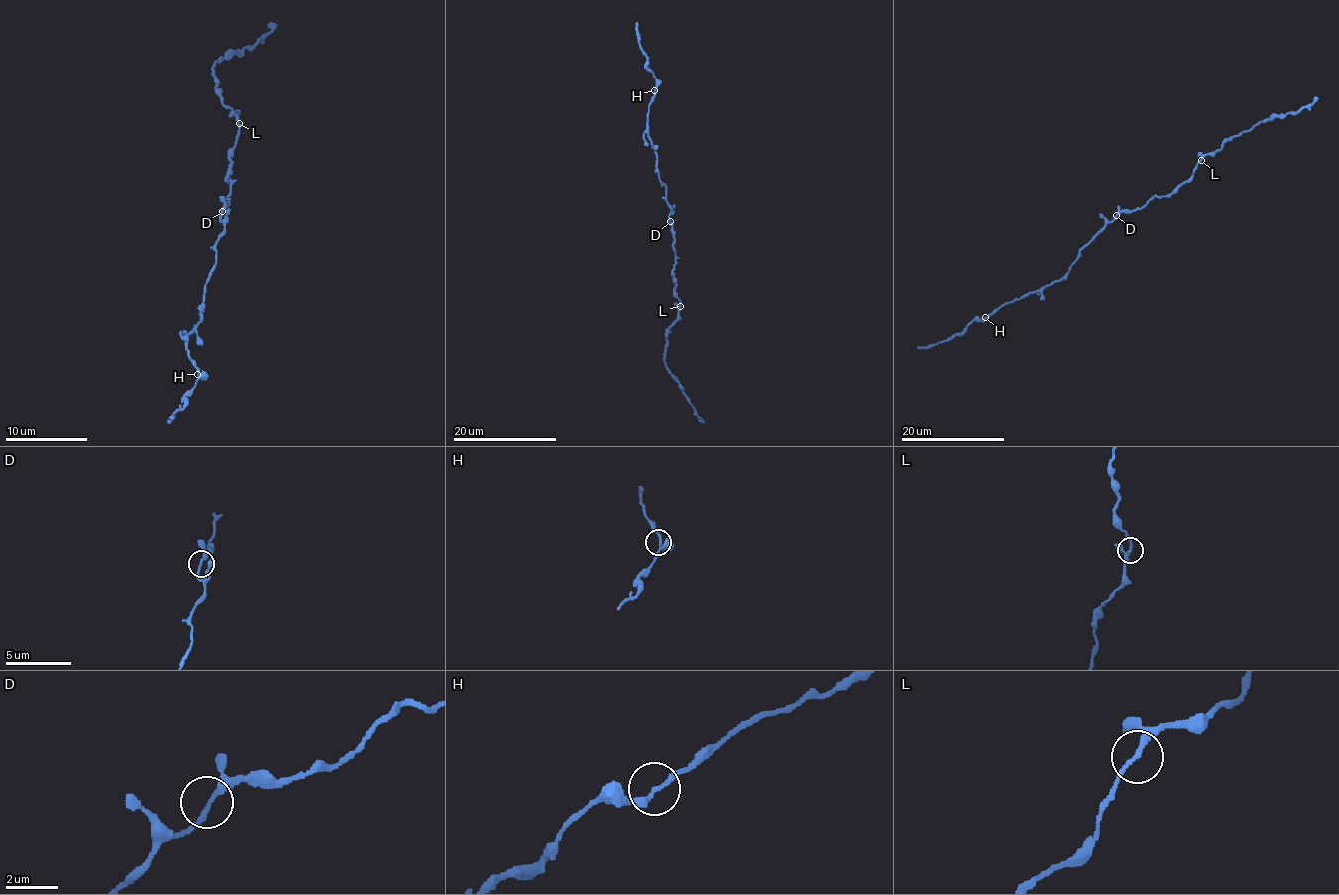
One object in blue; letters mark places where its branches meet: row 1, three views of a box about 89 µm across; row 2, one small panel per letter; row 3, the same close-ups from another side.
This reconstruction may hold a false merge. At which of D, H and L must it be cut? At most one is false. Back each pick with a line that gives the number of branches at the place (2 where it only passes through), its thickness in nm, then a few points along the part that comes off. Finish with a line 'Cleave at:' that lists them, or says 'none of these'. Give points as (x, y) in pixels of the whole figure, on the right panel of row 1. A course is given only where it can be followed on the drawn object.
Cleave at: none of these

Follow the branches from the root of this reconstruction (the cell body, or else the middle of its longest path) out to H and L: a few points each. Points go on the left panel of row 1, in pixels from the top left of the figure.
H: (222, 211), (224, 234), (216, 244), (216, 265), (206, 283), (201, 318), (185, 343), (197, 374)
L: (222, 211), (228, 203), (226, 197), (230, 180), (226, 178), (226, 172), (238, 123)

